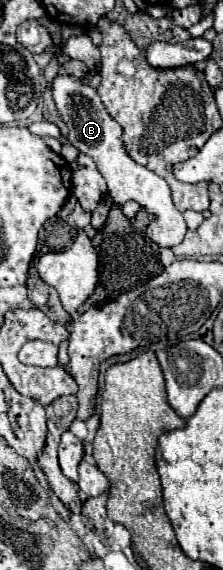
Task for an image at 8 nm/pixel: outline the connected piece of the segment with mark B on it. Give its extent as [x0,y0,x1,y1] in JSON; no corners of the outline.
[53,76,187,248]

